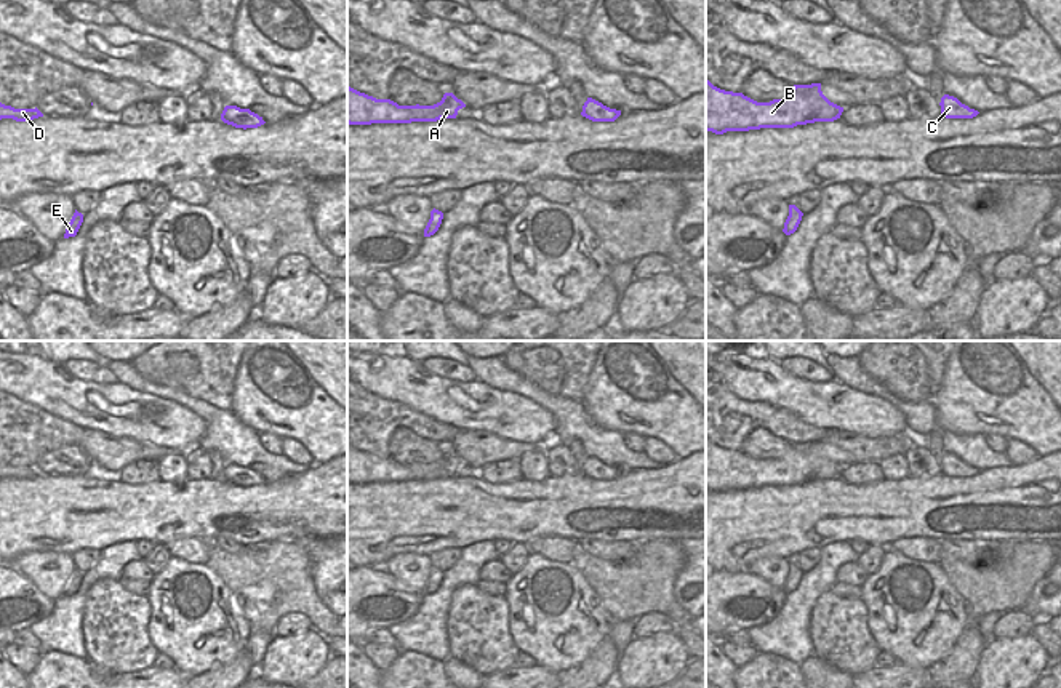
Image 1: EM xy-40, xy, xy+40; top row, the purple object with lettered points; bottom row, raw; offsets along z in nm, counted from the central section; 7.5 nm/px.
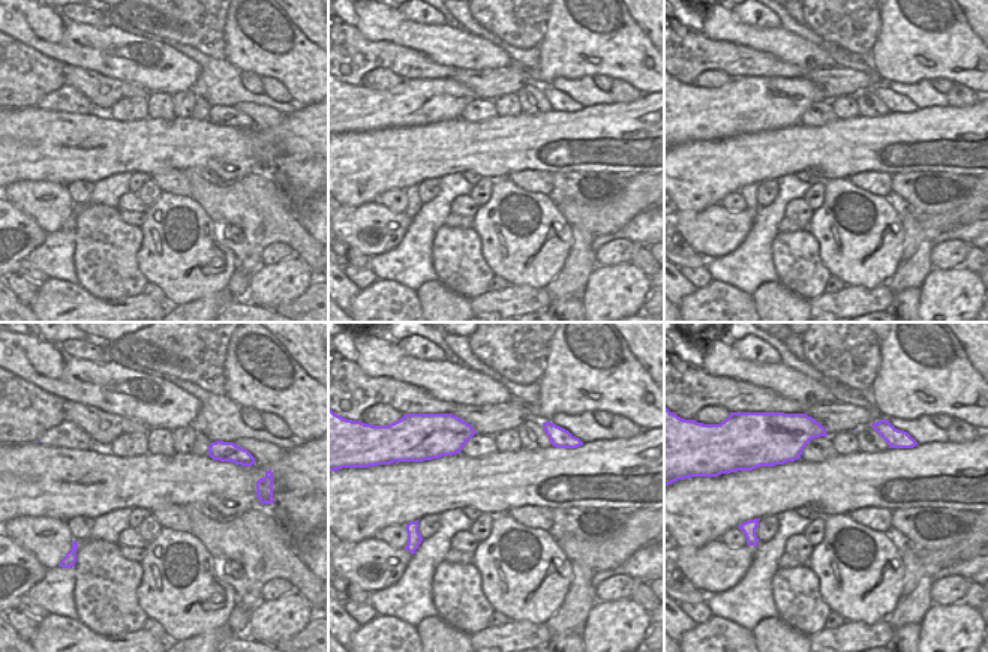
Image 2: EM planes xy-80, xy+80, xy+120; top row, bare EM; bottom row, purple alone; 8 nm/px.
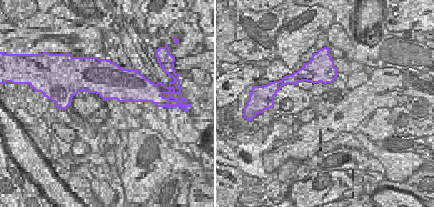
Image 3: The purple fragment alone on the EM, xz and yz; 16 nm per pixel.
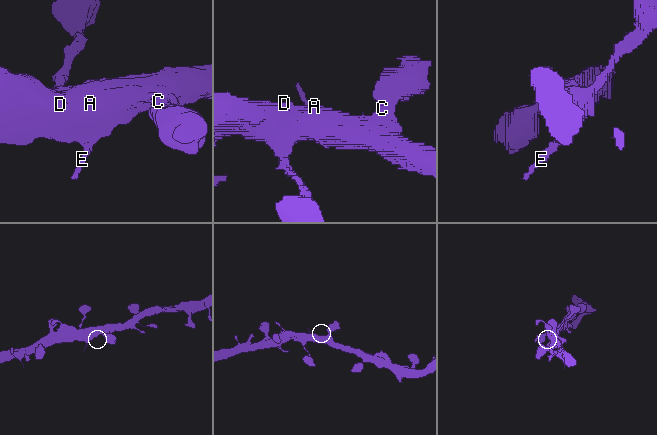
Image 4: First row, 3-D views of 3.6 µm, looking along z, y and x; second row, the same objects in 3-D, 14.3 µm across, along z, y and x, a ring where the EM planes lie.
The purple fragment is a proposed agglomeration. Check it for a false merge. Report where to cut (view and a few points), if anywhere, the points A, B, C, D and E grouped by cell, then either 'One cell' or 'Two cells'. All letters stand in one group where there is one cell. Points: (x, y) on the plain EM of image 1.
No split. Groups: A B C D E. One cell.

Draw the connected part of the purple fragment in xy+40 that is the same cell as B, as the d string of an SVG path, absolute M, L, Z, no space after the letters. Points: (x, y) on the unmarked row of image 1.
M706 438L706 490L715 493L834 480L842 470L843 466L823 453L821 442L794 443L783 458L757 461Z

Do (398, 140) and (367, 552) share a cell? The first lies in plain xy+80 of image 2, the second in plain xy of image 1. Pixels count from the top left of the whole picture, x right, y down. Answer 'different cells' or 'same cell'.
same cell

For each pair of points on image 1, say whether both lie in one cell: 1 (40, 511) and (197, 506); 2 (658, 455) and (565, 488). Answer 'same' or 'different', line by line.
1: same
2: different

